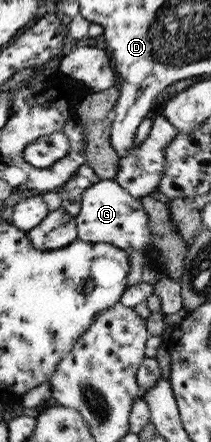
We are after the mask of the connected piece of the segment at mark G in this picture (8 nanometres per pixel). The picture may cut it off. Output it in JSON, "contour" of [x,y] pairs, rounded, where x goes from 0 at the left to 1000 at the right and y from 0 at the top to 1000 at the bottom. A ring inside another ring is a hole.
{"contour":[[[464,407],[398,425],[379,473],[351,489],[365,541],[427,550],[521,550],[569,566],[616,572],[630,563],[678,568],[682,590],[711,588],[787,609],[739,559],[711,554],[701,486],[664,452],[607,441],[540,407]]]}

